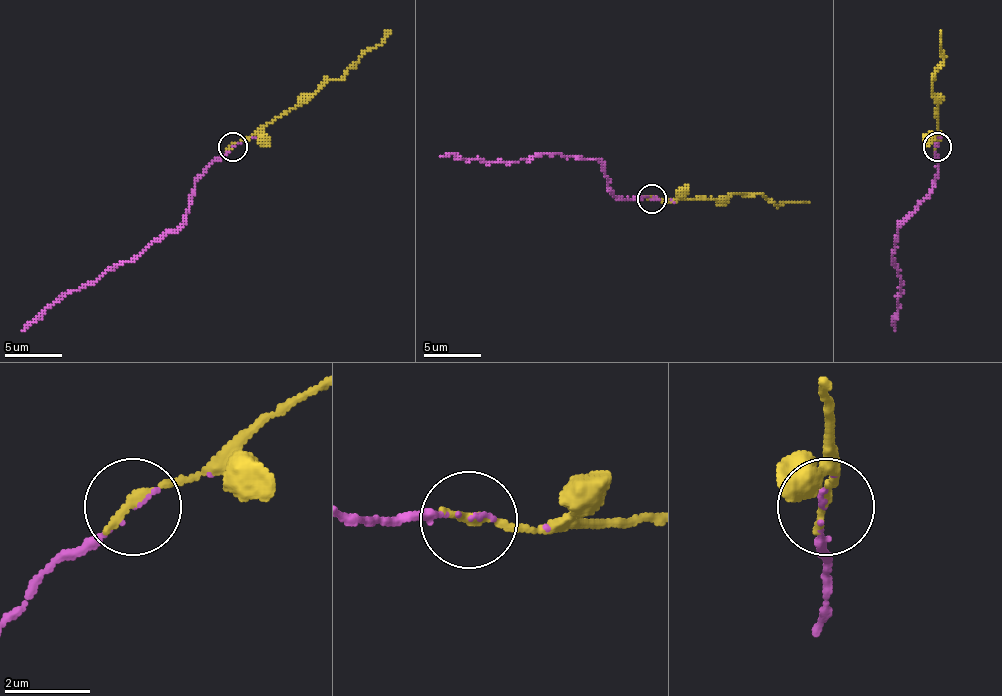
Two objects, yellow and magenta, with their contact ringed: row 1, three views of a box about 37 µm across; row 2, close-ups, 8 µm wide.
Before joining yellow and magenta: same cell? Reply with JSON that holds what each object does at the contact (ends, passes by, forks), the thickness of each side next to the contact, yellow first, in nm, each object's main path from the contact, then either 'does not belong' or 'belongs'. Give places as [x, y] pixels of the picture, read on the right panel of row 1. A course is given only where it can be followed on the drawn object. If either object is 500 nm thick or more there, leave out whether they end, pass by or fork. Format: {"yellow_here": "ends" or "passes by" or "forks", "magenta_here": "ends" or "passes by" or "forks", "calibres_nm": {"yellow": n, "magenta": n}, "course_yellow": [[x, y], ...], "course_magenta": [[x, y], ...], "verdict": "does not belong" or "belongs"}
{"yellow_here": "ends", "magenta_here": "ends", "calibres_nm": {"yellow": 240, "magenta": 70}, "course_yellow": [[938, 146], [938, 103], [932, 80], [944, 59], [941, 31]], "course_magenta": [[938, 146], [938, 178], [897, 230], [892, 261], [900, 281], [892, 319], [894, 330]], "verdict": "belongs"}

